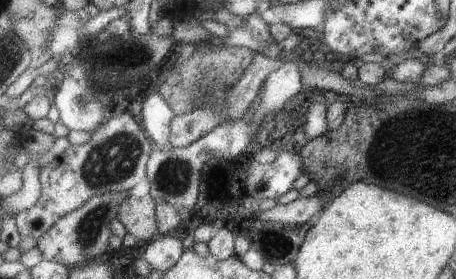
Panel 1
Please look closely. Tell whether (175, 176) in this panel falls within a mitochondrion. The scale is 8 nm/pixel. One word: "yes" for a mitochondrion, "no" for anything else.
yes

